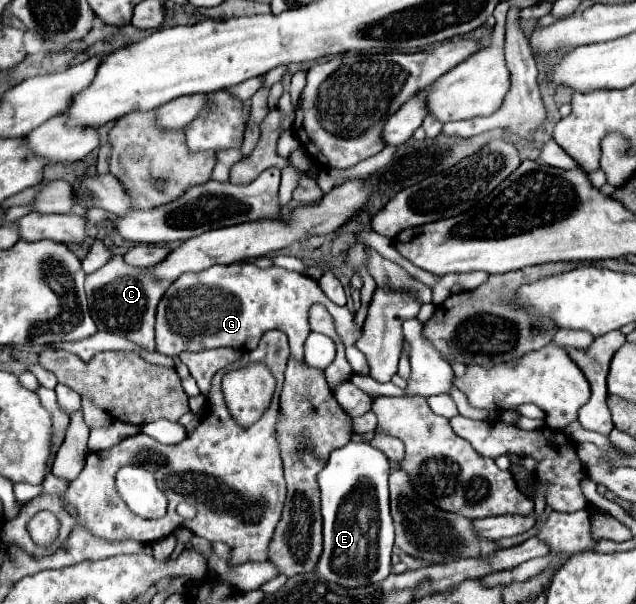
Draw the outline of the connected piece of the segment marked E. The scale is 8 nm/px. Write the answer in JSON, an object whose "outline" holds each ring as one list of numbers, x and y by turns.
{"outline":[[347,443,331,453,329,463,319,471,317,483,321,489,321,513,323,513,323,553,317,561,315,573,329,583,341,587,363,587,365,583,381,583,391,573,391,549,393,549,393,519,389,513,389,459,369,443]]}

